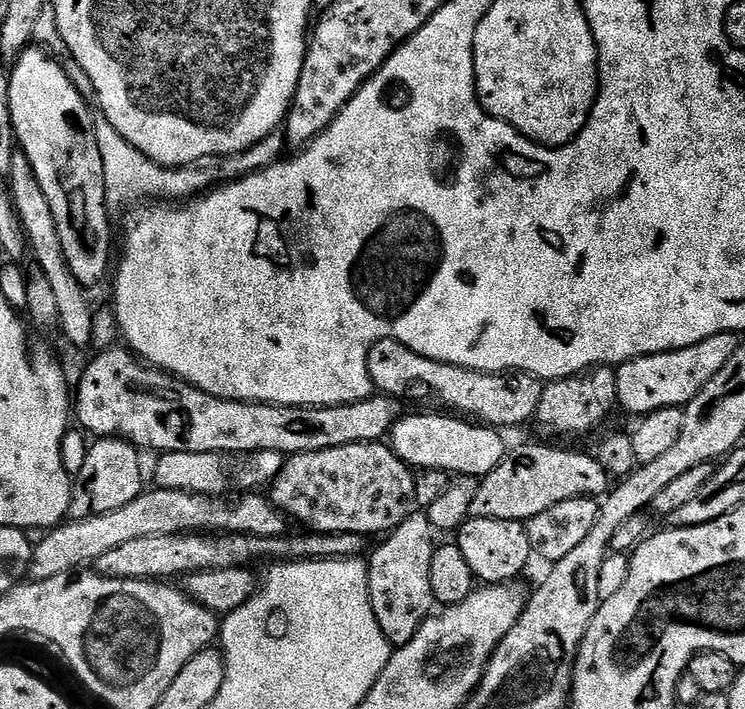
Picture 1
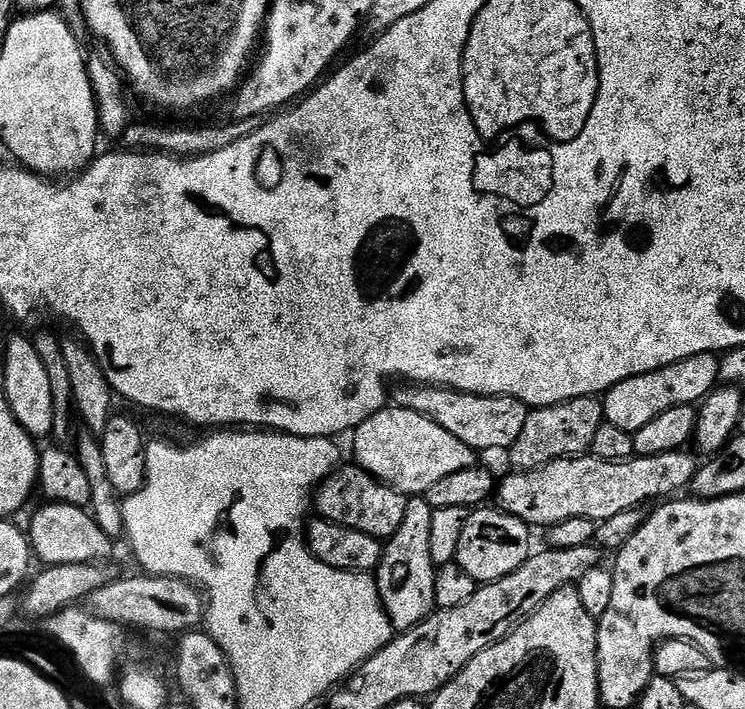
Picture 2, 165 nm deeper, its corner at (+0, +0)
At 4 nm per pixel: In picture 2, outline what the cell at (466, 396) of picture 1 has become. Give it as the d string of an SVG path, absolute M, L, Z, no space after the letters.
M396 386L390 392L390 400L397 408L414 410L430 422L442 426L442 430L454 434L458 442L466 442L477 454L496 452L499 448L510 450L518 442L518 434L526 427L530 411L527 404L509 396L479 396L469 392L459 392L453 388L433 388L431 386Z

